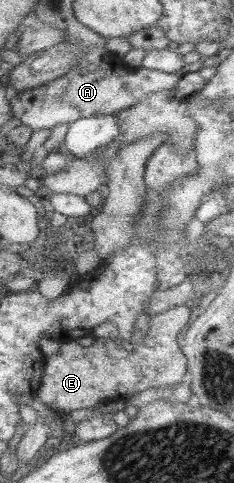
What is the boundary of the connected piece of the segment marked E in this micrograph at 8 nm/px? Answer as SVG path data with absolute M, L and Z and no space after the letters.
M185 305L163 310L157 316L149 317L149 328L145 336L135 335L127 342L115 338L96 338L87 348L82 348L75 341L59 342L58 353L45 357L43 378L34 392L35 399L49 410L67 416L72 410L95 407L104 401L125 400L133 393L149 388L165 388L180 384L185 380L186 358L177 345L177 338L184 332L189 316L194 313L195 309L186 308Z

